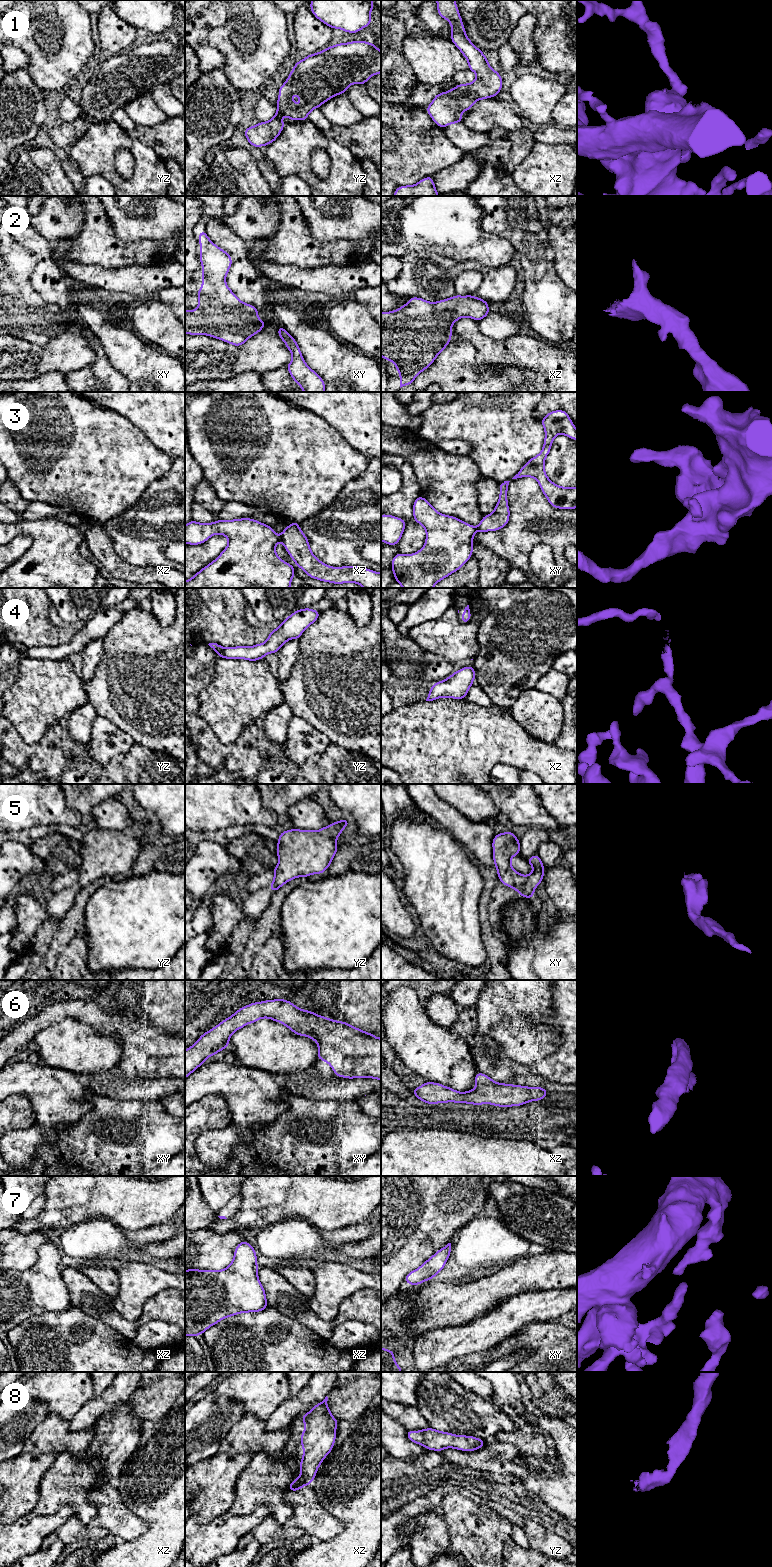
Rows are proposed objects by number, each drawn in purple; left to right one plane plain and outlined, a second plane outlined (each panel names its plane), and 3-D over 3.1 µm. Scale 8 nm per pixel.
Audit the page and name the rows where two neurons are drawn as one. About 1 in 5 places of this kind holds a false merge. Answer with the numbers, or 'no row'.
3

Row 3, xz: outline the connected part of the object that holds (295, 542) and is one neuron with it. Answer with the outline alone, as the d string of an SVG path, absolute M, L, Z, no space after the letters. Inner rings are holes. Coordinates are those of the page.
M292 522L282 534L281 541L297 565L311 578L342 584L357 583L363 588L381 588L381 573L358 566L331 567L322 563L310 549L299 522Z

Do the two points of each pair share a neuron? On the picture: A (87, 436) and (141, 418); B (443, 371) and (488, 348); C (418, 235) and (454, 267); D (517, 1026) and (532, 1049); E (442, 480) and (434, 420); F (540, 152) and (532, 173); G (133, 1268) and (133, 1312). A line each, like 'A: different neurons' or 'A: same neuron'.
A: different neurons
B: different neurons
C: different neurons
D: same neuron
E: different neurons
F: same neuron
G: same neuron

